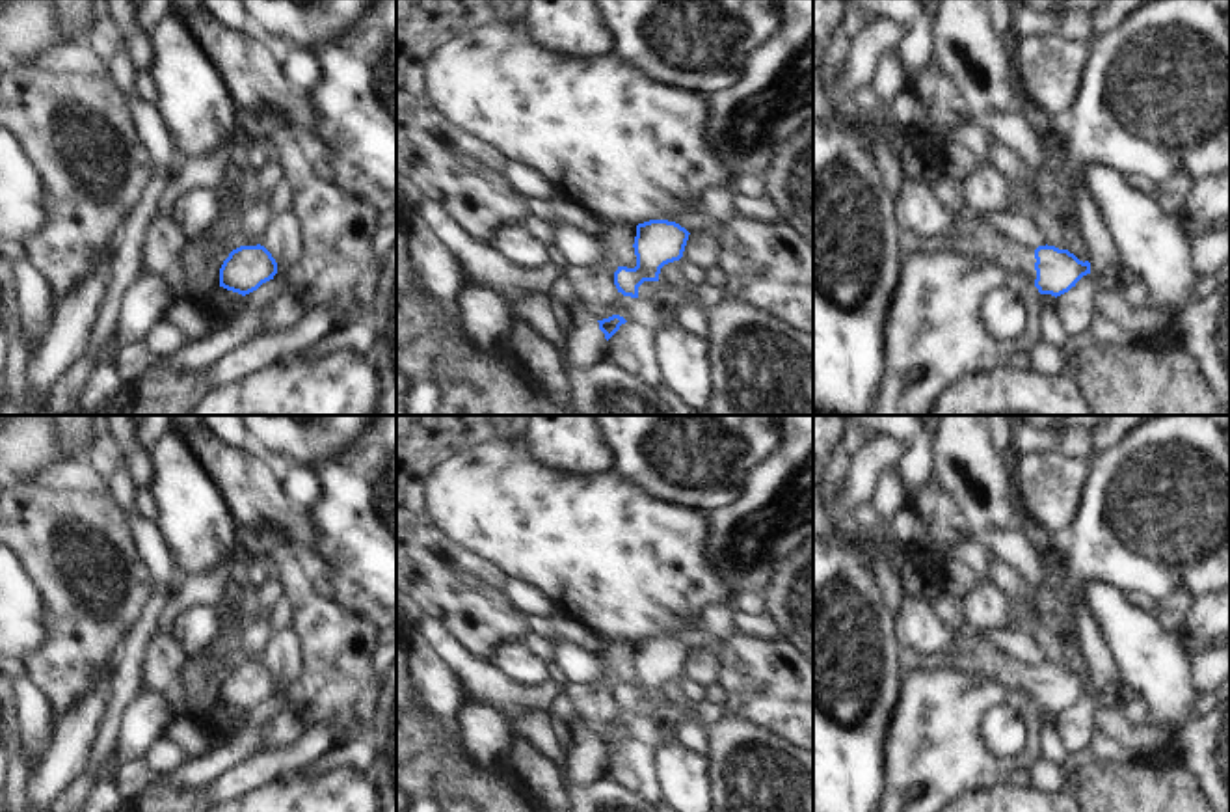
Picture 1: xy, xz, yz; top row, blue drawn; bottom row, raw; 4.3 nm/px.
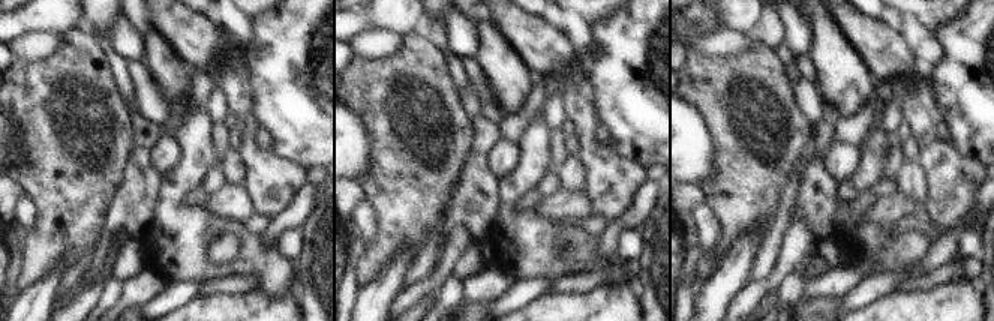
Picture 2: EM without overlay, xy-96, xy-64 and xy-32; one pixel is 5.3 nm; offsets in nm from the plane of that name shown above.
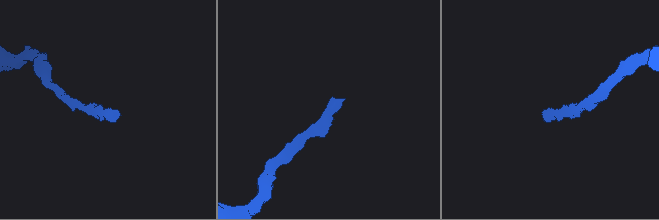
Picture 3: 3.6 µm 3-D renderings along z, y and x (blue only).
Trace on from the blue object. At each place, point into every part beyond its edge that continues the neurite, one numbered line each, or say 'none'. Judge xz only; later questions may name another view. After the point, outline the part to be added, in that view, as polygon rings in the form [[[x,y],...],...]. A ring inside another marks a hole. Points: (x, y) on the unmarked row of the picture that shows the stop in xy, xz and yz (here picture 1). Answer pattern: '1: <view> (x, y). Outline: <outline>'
1: xz (691, 622). Outline: [[[687,615],[681,618],[681,624],[670,631],[666,631],[662,637],[675,639],[681,631],[700,631],[703,629],[700,615]]]

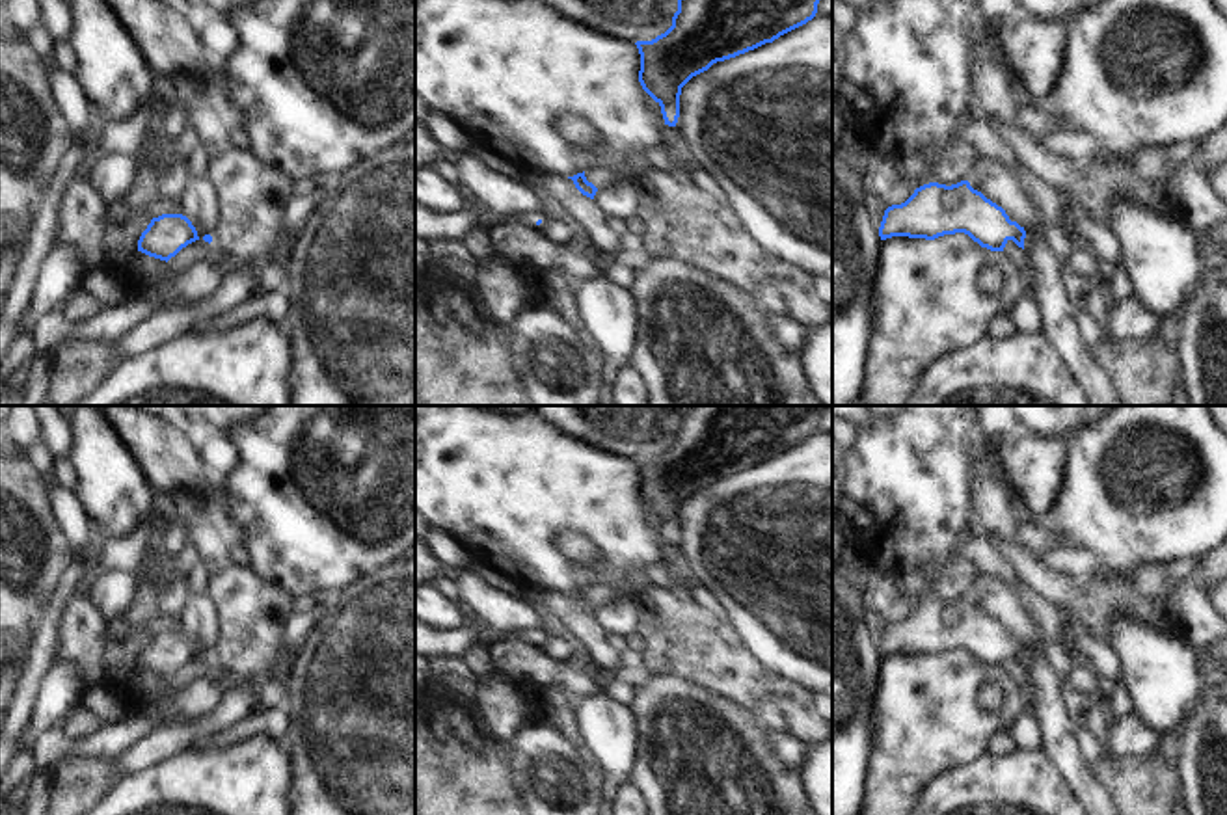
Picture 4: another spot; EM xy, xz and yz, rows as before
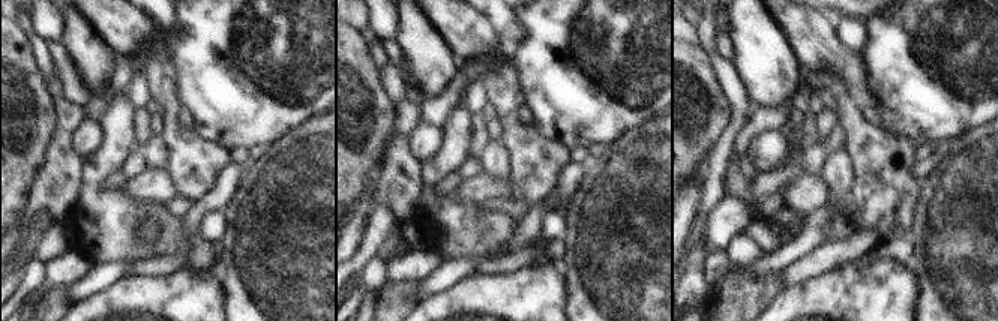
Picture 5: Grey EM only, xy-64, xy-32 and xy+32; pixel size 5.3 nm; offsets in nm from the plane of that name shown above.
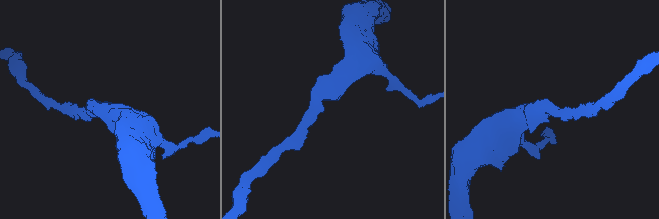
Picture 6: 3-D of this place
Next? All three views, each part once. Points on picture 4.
none

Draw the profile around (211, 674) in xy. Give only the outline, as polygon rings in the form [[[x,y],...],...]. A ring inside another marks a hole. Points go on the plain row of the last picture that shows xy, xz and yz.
[[[199,657],[182,664],[168,681],[168,690],[177,692],[179,688],[199,679],[205,687],[222,687],[227,681],[227,672],[214,664],[212,661],[203,661]]]

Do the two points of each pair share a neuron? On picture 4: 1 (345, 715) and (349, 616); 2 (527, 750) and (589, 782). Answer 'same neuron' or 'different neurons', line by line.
1: same neuron
2: same neuron

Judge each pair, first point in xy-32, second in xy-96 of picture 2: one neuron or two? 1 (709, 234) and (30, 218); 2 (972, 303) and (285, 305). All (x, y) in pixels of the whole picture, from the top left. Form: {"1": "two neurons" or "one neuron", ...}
{"1": "one neuron", "2": "one neuron"}

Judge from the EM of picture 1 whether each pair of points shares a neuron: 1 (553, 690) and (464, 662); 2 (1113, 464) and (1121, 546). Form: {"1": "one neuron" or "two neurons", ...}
{"1": "one neuron", "2": "one neuron"}

